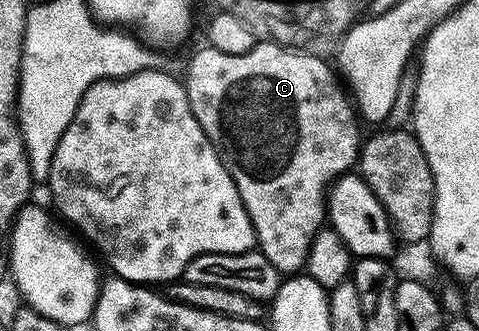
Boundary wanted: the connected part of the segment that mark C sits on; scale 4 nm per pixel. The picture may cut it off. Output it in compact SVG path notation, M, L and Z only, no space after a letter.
M272 40L269 42L261 41L250 52L246 52L246 56L226 56L226 52L218 52L211 48L203 49L193 56L192 63L188 66L186 85L190 108L194 112L198 124L202 124L206 136L214 144L226 172L230 172L230 176L242 196L242 204L256 229L259 253L264 254L266 260L270 260L270 264L274 264L274 268L278 268L280 275L299 275L307 267L314 240L325 229L328 216L328 195L336 179L343 178L345 174L353 173L360 161L362 137L360 138L360 126L356 123L357 107L354 105L353 99L346 93L337 71L331 66L332 71L325 59L312 58L308 54L301 54Z

